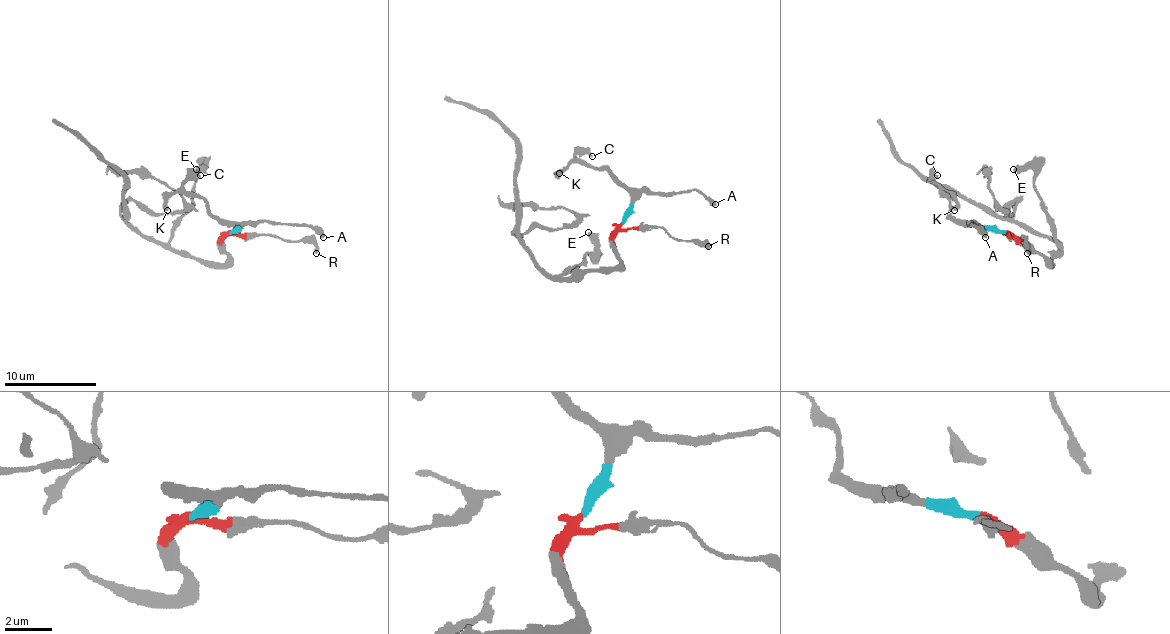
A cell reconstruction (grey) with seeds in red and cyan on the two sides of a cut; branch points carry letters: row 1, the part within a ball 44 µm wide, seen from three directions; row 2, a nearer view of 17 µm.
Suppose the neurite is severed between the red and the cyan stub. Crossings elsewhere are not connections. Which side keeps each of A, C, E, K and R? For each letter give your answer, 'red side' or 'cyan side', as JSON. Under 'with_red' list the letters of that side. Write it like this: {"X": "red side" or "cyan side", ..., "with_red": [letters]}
{"A": "cyan side", "C": "cyan side", "E": "red side", "K": "cyan side", "R": "red side", "with_red": ["E", "R"]}

